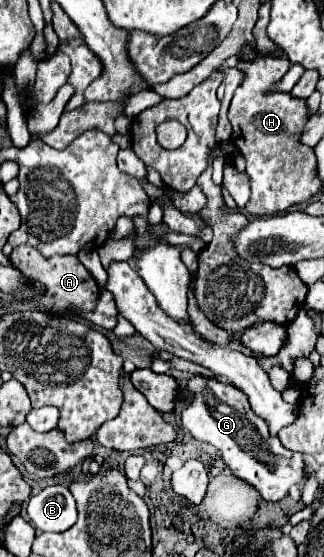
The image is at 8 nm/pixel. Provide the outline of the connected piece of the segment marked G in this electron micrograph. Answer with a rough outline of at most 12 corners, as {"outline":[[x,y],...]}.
{"outline":[[189,374],[181,426],[265,500],[305,484],[237,386]]}

